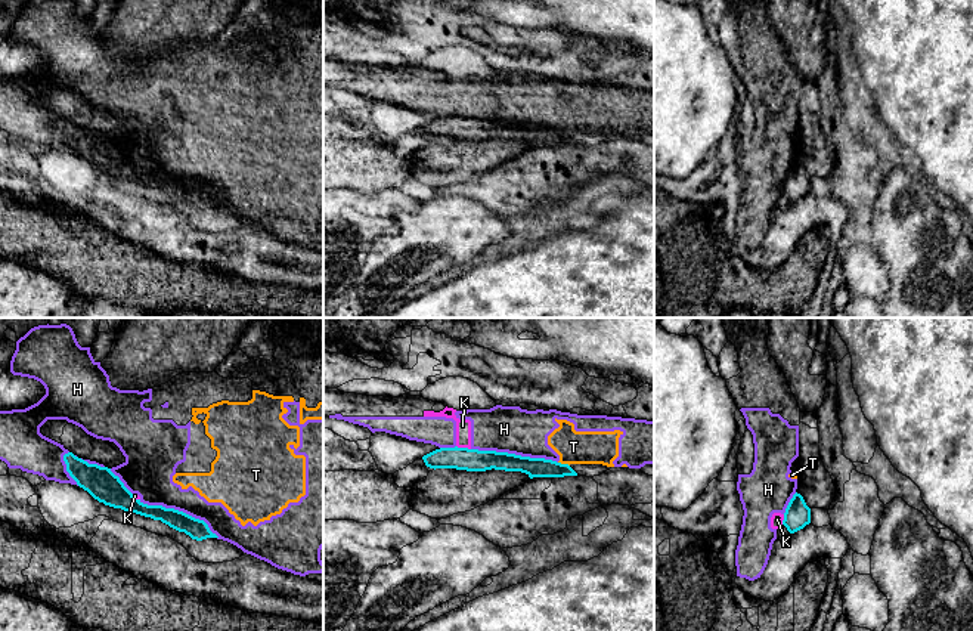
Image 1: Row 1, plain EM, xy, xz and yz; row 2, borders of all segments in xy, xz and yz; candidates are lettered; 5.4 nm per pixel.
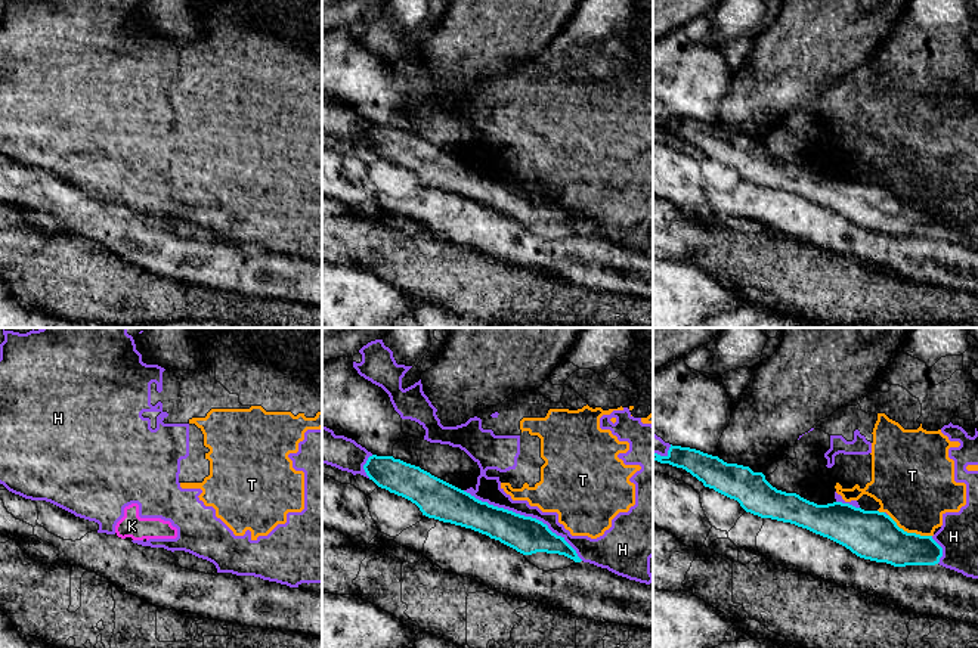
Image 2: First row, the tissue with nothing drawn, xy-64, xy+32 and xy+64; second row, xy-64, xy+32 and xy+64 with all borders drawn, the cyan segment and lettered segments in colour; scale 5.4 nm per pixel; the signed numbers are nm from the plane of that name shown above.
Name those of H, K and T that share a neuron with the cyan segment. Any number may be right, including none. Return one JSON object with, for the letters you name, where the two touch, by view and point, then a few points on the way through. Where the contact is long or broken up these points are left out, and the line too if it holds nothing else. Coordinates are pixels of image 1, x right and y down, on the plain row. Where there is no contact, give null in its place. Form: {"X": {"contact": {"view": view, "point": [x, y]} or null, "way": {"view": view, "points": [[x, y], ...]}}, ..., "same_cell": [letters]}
{"same_cell": []}

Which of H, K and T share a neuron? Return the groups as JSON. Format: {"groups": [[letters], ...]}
{"groups": [["H", "K", "T"]]}

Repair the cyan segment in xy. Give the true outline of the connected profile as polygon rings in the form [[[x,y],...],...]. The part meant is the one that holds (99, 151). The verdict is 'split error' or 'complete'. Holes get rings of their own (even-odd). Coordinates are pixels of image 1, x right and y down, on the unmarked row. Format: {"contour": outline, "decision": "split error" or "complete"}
{"contour": [[[72,121],[63,124],[66,140],[80,157],[87,160],[94,168],[105,174],[131,180],[154,189],[161,189],[170,197],[185,201],[192,208],[202,210],[219,207],[204,189],[195,188],[183,180],[165,177],[162,174],[148,174],[136,168],[111,137],[75,126]]], "decision": "complete"}

